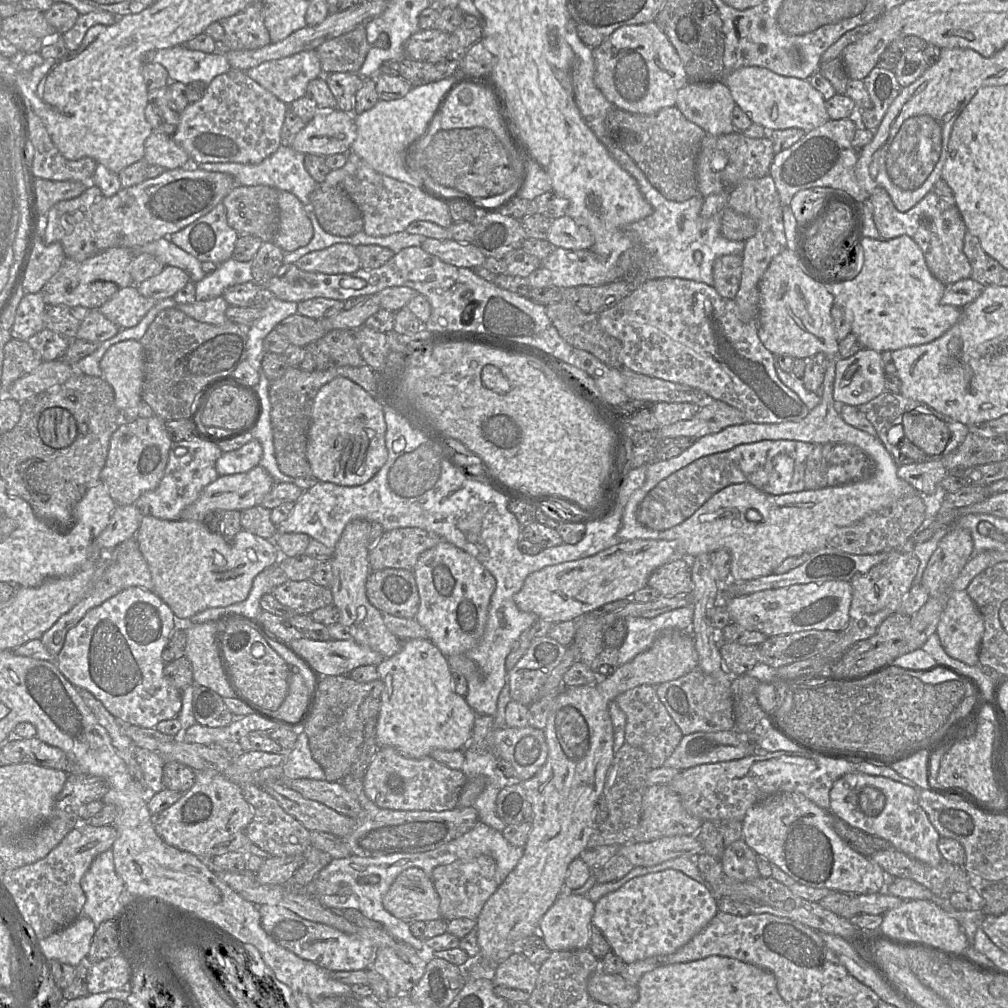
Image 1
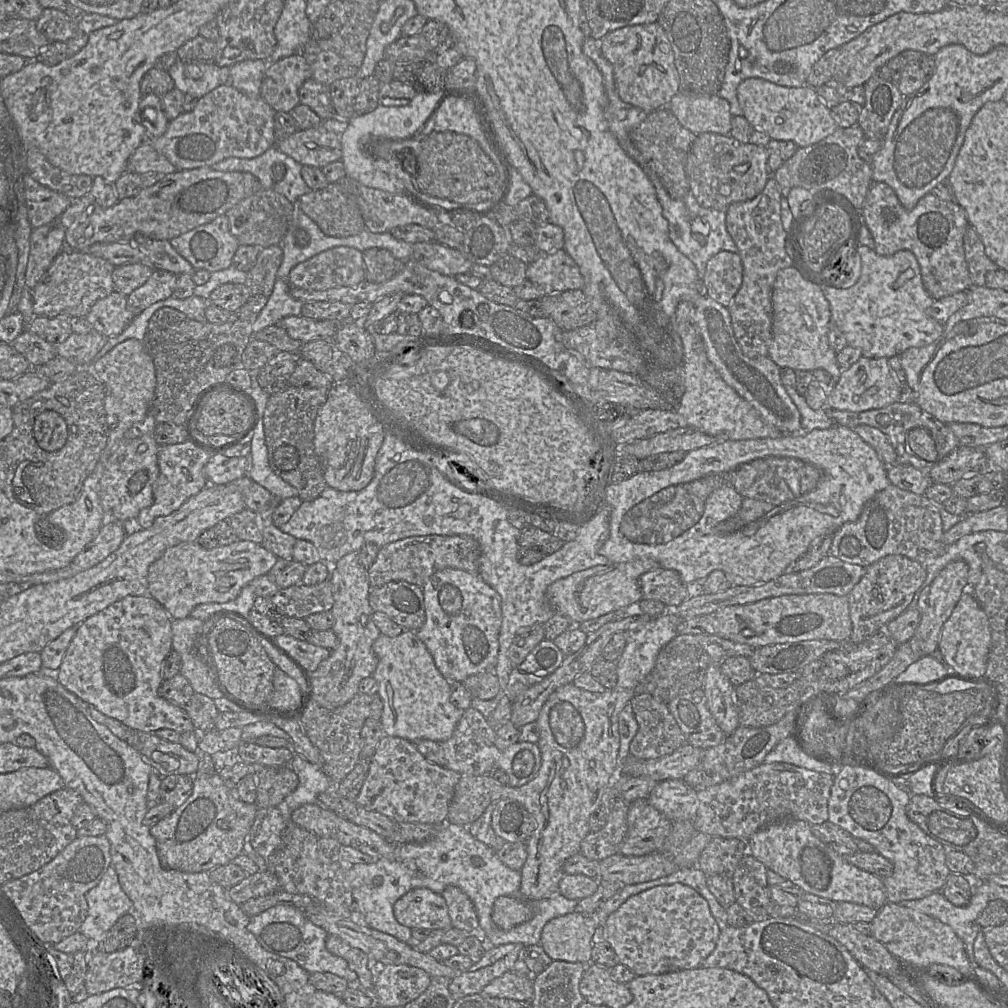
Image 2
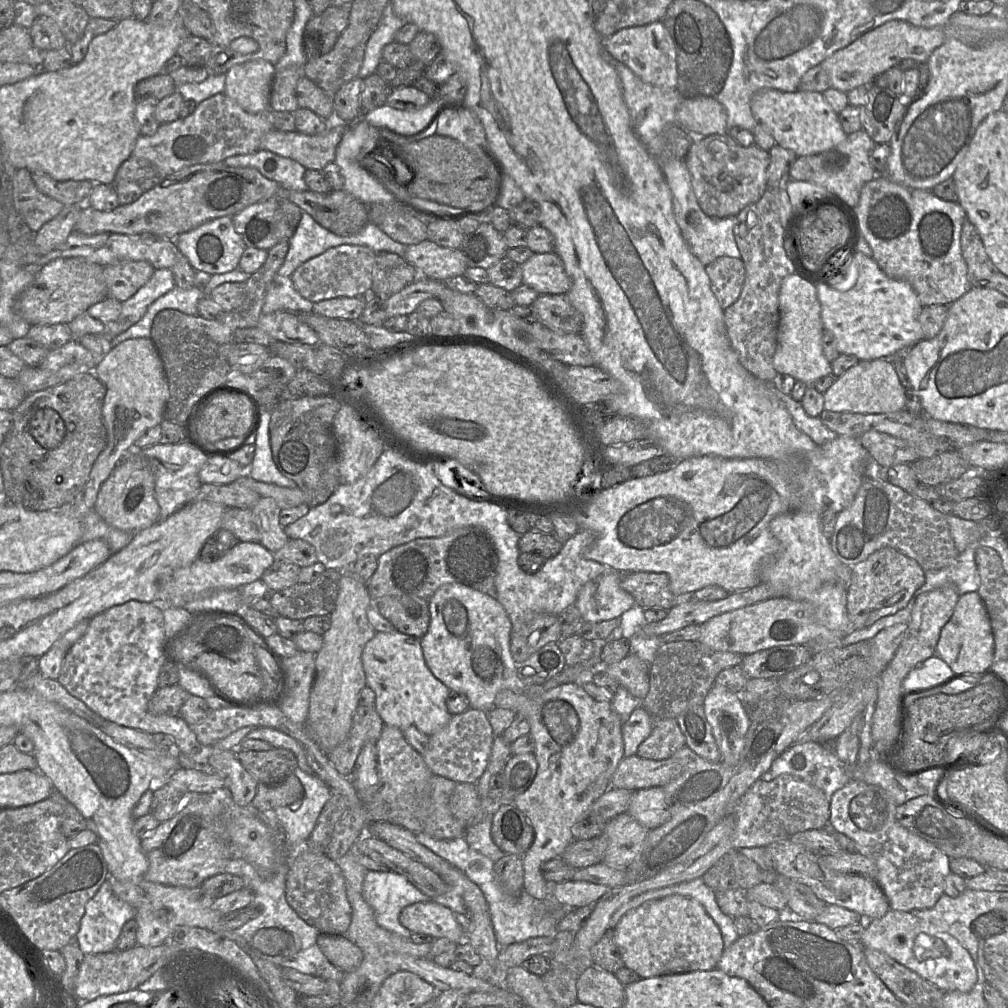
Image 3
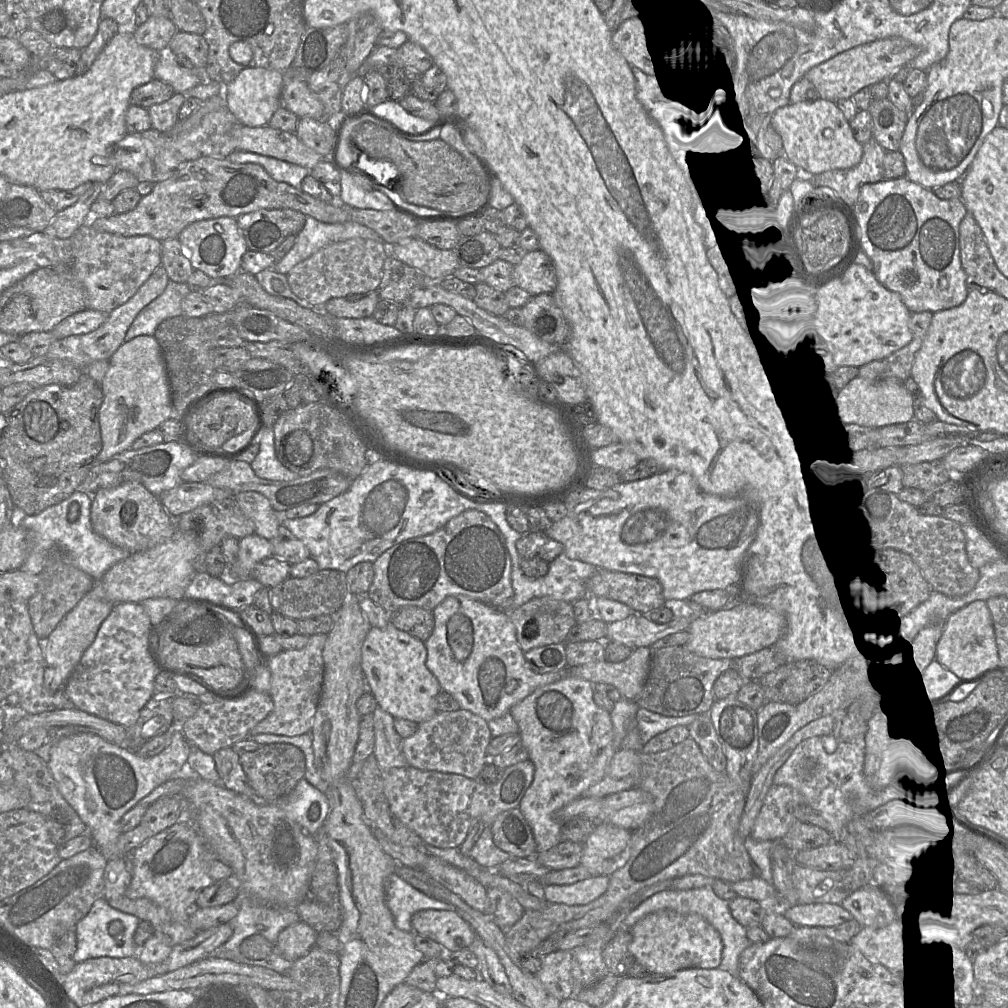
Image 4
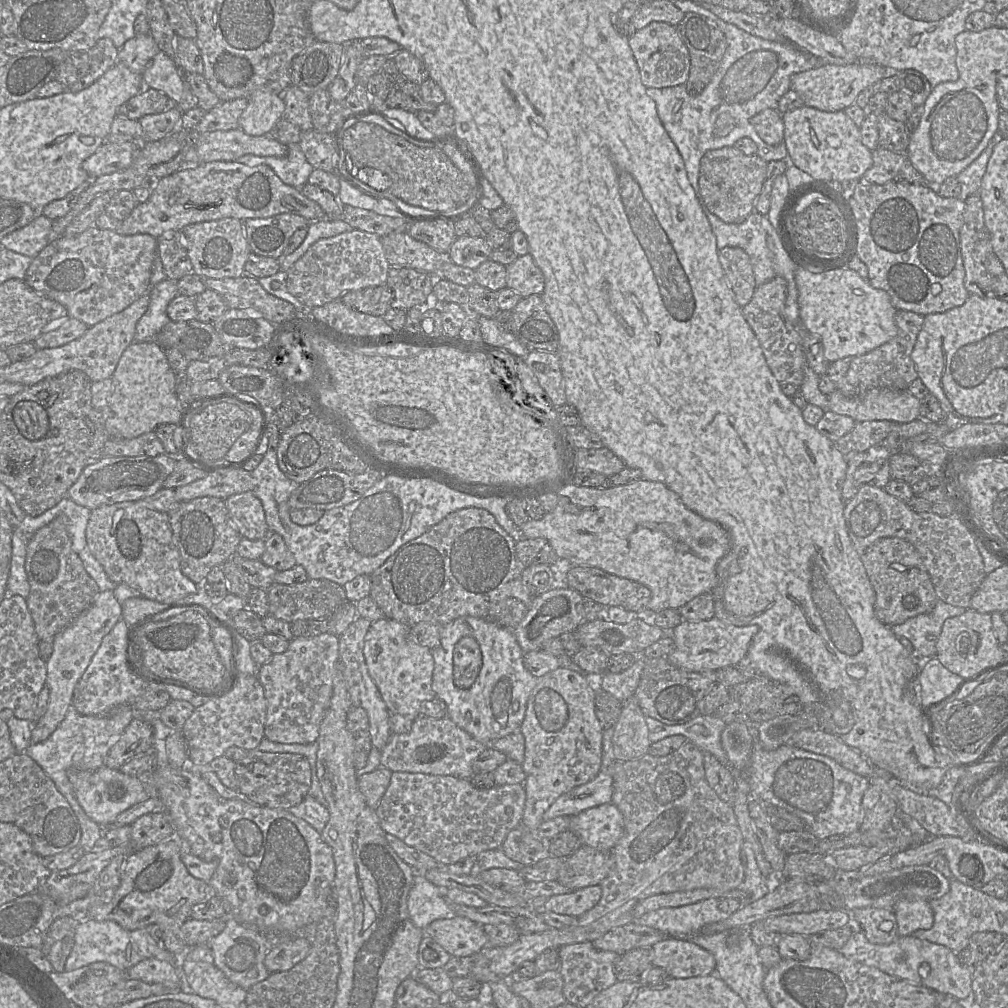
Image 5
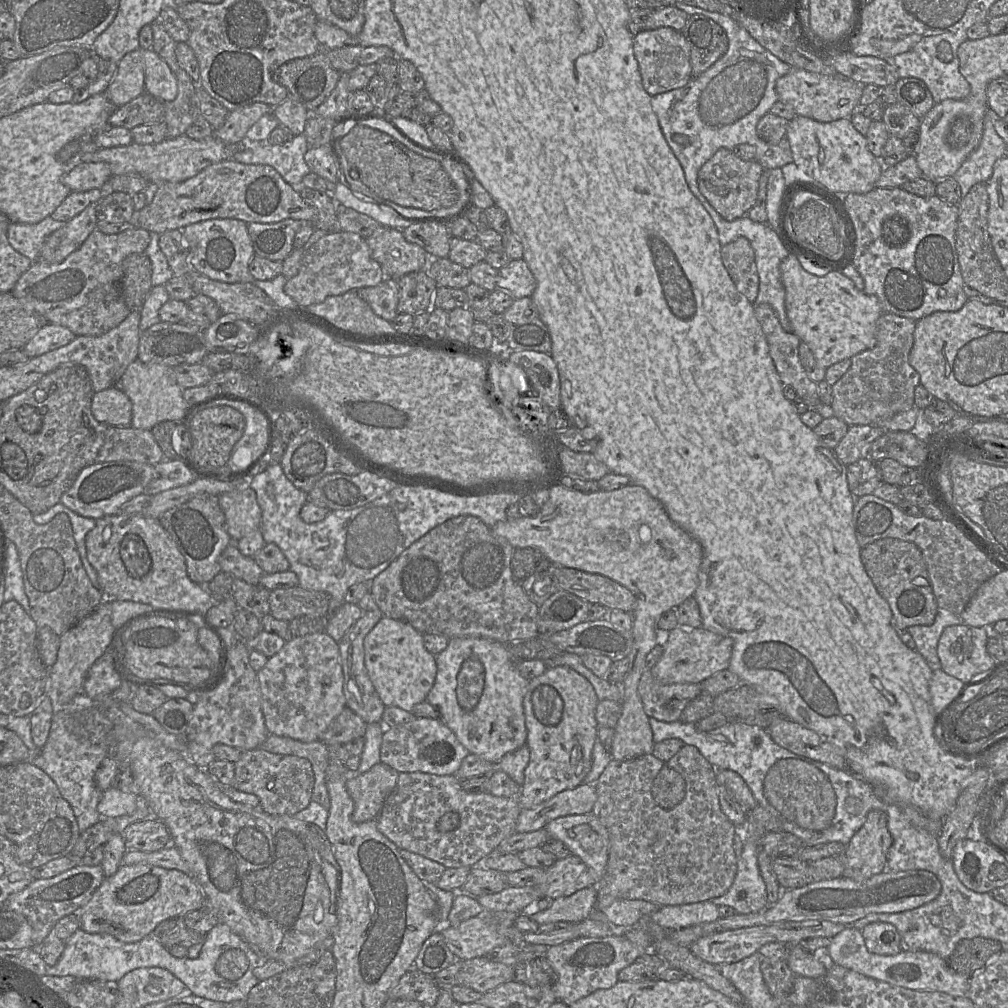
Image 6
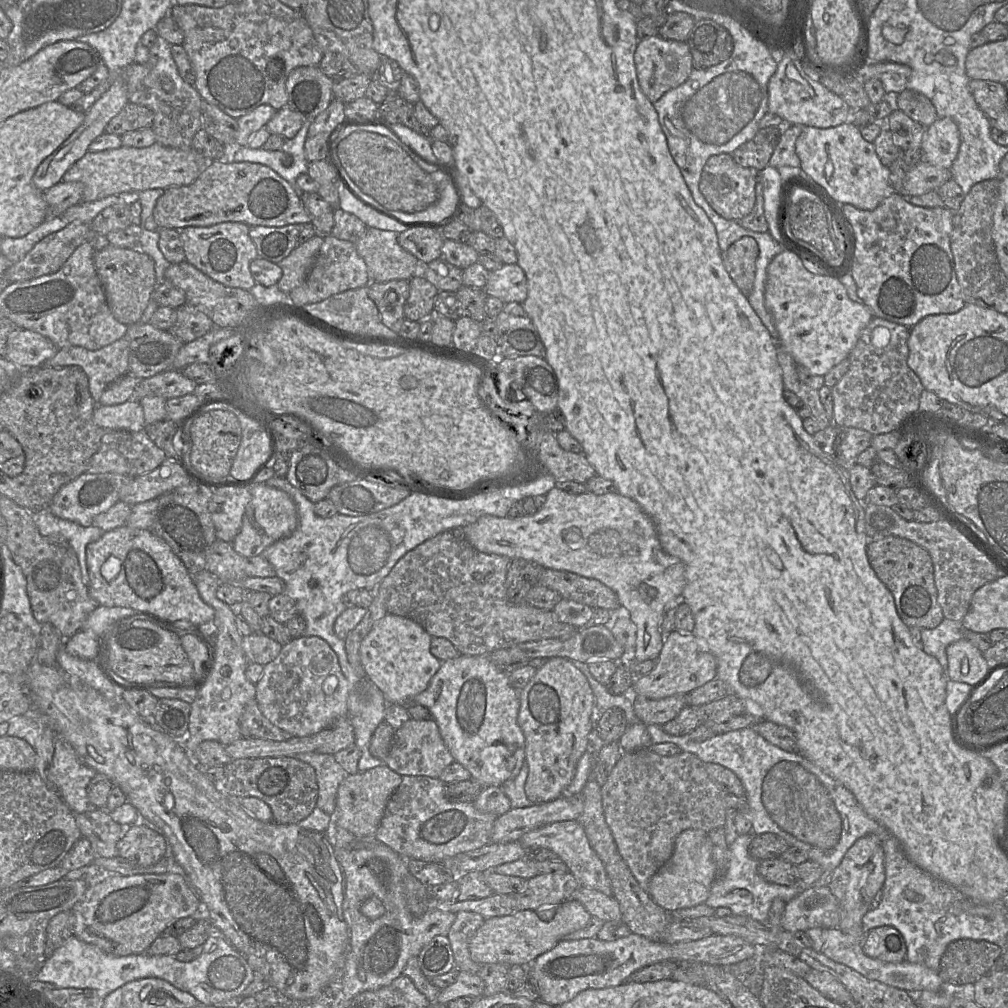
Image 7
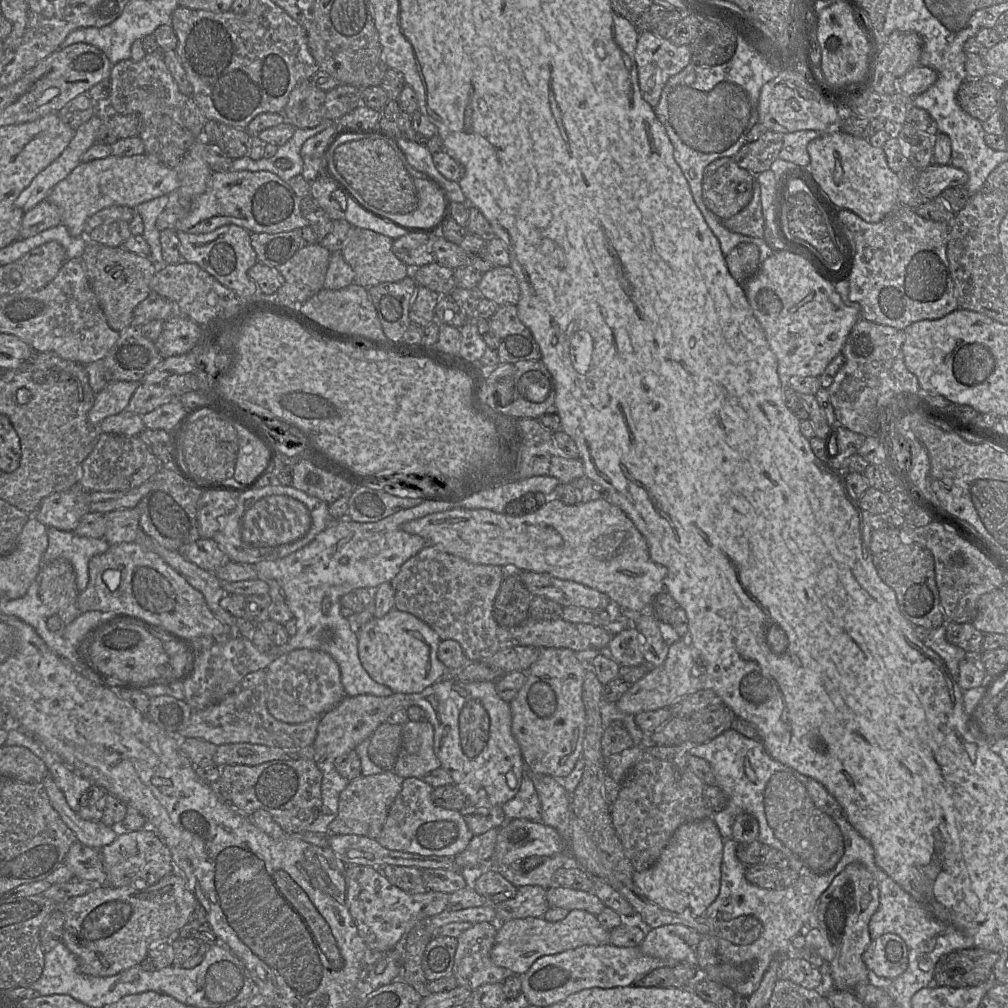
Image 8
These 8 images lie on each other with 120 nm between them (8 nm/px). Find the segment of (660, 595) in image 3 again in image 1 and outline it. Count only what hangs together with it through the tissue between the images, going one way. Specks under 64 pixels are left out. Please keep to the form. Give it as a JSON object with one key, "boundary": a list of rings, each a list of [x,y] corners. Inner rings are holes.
{"boundary":[[[688,558],[671,559],[652,572],[647,586],[656,589],[662,596],[690,595],[693,581],[689,562]]]}

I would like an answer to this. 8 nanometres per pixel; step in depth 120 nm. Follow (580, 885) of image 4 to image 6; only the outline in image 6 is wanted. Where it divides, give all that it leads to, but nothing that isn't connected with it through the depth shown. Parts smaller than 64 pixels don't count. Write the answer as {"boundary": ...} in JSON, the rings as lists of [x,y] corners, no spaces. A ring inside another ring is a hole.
{"boundary":[[[592,885],[569,896],[553,899],[546,910],[526,907],[522,913],[528,915],[540,925],[561,921],[579,923],[589,917],[595,908],[596,900],[596,887]]]}

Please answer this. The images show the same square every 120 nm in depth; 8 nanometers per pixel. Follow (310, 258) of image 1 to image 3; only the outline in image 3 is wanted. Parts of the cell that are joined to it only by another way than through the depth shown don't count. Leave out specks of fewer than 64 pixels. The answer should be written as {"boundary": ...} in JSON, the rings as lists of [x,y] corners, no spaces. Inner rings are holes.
{"boundary":[[[367,246],[332,247],[301,264],[290,278],[298,293],[313,303],[338,297],[365,295],[372,287],[376,254]]]}

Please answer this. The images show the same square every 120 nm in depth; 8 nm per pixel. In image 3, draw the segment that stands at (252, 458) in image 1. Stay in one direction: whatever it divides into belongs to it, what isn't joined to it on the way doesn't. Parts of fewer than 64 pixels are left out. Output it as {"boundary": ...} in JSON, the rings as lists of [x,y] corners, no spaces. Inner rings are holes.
{"boundary":[[[207,457],[198,475],[202,484],[229,484],[245,474],[247,474],[247,468],[234,460]]]}

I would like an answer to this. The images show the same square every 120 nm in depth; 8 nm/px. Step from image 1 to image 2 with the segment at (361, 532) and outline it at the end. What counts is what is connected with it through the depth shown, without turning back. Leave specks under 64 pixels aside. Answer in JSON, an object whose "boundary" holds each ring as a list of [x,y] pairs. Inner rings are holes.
{"boundary":[[[351,552],[332,565],[329,579],[334,600],[331,609],[334,617],[332,631],[338,639],[338,645],[311,674],[307,697],[309,700],[312,697],[320,706],[333,710],[348,703],[359,693],[360,681],[373,675],[378,659],[372,645],[381,632],[373,622],[368,571],[359,561],[359,552]]]}

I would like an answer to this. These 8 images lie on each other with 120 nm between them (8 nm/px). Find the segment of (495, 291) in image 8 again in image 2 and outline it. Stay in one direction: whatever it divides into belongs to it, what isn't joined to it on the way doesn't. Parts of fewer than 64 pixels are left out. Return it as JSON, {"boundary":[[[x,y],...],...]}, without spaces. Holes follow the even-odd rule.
{"boundary":[[[564,249],[541,253],[527,265],[526,277],[542,287],[546,294],[582,289],[584,286],[579,266]]]}

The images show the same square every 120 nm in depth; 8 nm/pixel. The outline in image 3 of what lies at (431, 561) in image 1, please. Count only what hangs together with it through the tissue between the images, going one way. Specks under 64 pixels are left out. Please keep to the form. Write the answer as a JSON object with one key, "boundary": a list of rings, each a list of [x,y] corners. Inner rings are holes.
{"boundary":[[[459,583],[444,584],[428,600],[430,625],[420,639],[425,663],[433,675],[450,691],[463,694],[470,708],[488,713],[495,707],[496,695],[502,690],[522,694],[527,685],[517,675],[517,665],[510,651],[512,623],[494,597]]]}

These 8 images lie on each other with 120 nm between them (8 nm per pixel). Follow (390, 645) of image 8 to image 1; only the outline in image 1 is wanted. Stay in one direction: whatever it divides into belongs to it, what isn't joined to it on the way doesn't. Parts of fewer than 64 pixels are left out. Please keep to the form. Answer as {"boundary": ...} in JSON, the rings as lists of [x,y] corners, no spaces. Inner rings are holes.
{"boundary":[[[409,639],[400,650],[384,659],[377,667],[384,688],[380,696],[380,710],[375,737],[380,747],[389,746],[408,758],[419,759],[435,750],[464,750],[472,736],[475,712],[464,697],[453,689],[452,671],[447,657],[429,639]]]}

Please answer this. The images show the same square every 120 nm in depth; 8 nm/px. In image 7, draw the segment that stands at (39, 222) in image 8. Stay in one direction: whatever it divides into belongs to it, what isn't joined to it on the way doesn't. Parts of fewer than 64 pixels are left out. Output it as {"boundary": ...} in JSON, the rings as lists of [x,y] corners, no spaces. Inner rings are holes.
{"boundary":[[[60,181],[44,192],[48,217],[61,216],[69,207],[82,201],[84,186],[80,182]]]}

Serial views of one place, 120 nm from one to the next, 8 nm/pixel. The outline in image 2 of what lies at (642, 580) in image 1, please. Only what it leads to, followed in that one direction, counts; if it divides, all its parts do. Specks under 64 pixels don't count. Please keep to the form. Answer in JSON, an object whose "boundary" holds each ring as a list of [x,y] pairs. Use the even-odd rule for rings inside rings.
{"boundary":[[[650,558],[594,566],[553,582],[547,589],[547,599],[556,613],[568,616],[580,625],[586,620],[639,603],[643,599],[639,577],[657,567],[658,562]]]}

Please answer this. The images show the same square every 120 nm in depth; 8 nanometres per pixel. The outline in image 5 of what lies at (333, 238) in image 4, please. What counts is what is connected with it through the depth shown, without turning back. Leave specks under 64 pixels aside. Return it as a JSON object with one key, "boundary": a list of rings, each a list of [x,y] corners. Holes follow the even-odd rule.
{"boundary":[[[327,218],[311,221],[307,229],[307,235],[301,245],[291,254],[278,259],[280,260],[280,270],[285,274],[316,241],[353,230],[343,219]]]}

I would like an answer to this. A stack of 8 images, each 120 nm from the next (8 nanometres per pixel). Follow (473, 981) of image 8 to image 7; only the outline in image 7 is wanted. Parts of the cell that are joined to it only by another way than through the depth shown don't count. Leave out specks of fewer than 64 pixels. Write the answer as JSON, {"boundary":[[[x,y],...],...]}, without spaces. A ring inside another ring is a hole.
{"boundary":[[[476,912],[456,913],[456,918],[446,936],[450,940],[457,971],[478,974],[481,970],[482,965],[471,959],[469,943],[484,920],[483,916]]]}

